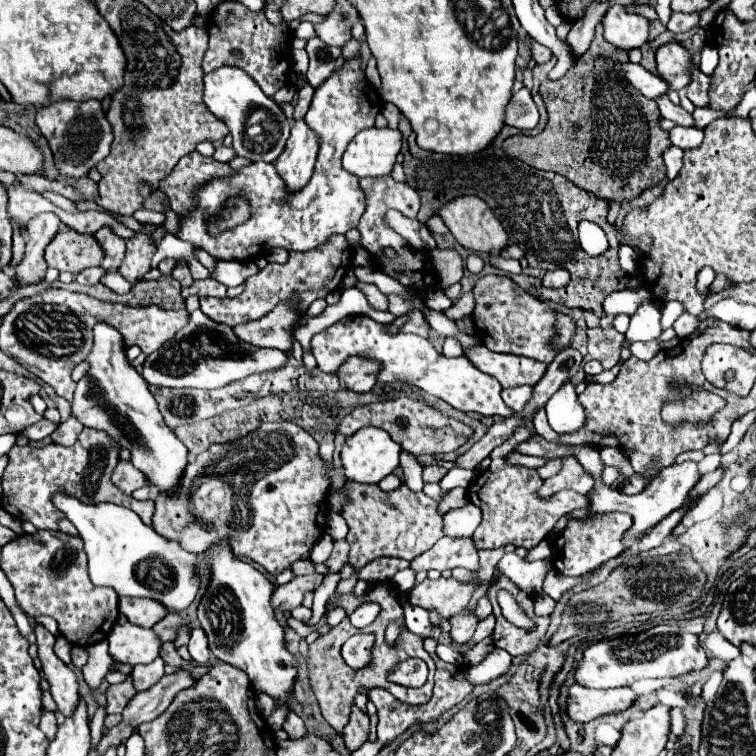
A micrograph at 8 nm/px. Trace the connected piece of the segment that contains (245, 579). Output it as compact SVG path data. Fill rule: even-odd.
M222 541L220 545L212 545L212 549L208 549L204 553L206 557L210 557L212 561L212 581L210 587L206 591L206 595L200 601L198 607L198 619L200 619L200 627L204 629L208 643L210 643L210 651L224 663L234 665L236 669L242 669L248 679L252 681L252 687L260 693L270 695L276 701L276 709L274 713L266 719L266 723L270 725L270 729L280 729L288 717L290 709L290 695L294 691L294 679L296 679L296 671L298 671L298 661L296 657L286 649L286 641L284 641L284 629L282 625L276 621L274 617L274 609L270 605L270 597L272 597L272 583L260 573L256 571L250 563L242 563L238 559L234 559L228 541Z

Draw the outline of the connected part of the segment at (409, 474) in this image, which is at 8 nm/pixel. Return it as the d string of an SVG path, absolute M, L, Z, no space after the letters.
M402 451L402 457L400 457L400 465L404 469L404 475L406 475L406 487L412 489L412 491L420 491L424 487L422 483L422 467L420 463L416 461L416 457L412 457L410 453Z

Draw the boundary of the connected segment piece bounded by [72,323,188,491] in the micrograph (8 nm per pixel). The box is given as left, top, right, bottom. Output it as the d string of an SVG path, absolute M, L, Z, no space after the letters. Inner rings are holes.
M96 325L94 349L88 355L90 371L78 381L72 401L72 417L82 425L106 431L124 449L132 453L132 465L140 469L148 481L160 491L172 491L178 485L180 471L188 461L188 449L184 443L164 425L158 405L148 391L148 383L128 363L122 349L122 337L110 325Z

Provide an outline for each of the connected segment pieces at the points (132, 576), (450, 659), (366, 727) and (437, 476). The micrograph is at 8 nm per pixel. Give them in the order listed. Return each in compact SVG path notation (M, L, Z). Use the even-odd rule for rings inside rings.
M64 493L54 495L56 507L76 525L80 531L80 537L84 541L84 549L88 555L88 567L90 567L90 579L94 585L104 585L112 587L120 597L150 597L160 601L168 613L180 613L184 611L198 595L200 589L200 559L196 553L188 553L180 547L178 541L164 539L158 535L152 527L144 525L142 519L132 511L122 505L114 503L100 503L100 505L84 505L76 501L74 497L68 497ZM150 559L160 559L164 565L172 569L172 579L174 585L158 591L154 587L148 587L146 581L140 577L140 565Z
M438 644L436 647L436 653L443 661L457 666L464 665L463 656L446 645Z
M356 705L352 707L352 717L350 723L346 725L342 737L344 737L344 745L346 749L352 753L356 751L362 743L368 741L368 731L370 731L370 719L368 715L364 715L362 711L356 709Z
M442 465L424 467L424 483L438 483L442 477L444 477L444 467Z

